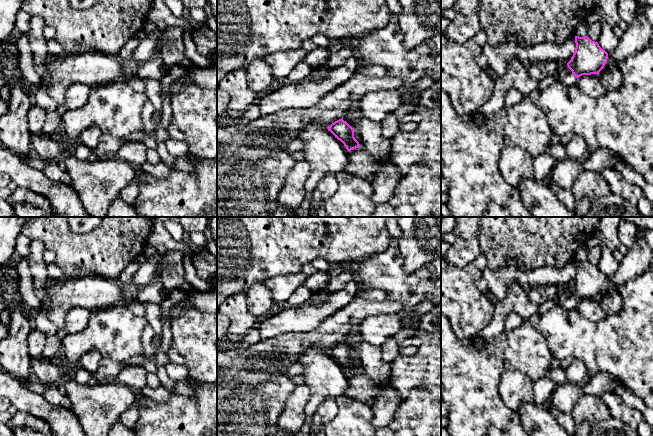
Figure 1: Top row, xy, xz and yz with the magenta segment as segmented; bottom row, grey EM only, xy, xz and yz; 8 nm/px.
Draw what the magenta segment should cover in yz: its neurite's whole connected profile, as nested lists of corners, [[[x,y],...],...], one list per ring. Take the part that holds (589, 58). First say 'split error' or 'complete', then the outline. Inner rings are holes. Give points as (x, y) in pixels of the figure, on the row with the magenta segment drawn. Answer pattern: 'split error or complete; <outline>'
split error; [[[575,36],[575,43],[575,52],[559,79],[567,86],[577,84],[582,75],[599,74],[608,59],[608,53],[588,36]]]

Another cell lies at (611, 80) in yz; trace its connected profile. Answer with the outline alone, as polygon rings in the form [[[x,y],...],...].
[[[619,67],[610,71],[601,70],[598,76],[606,91],[619,89],[623,82],[622,73]]]

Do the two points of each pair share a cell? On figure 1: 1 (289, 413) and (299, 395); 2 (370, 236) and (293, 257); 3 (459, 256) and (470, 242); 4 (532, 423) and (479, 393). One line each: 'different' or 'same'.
1: same
2: same
3: same
4: different

